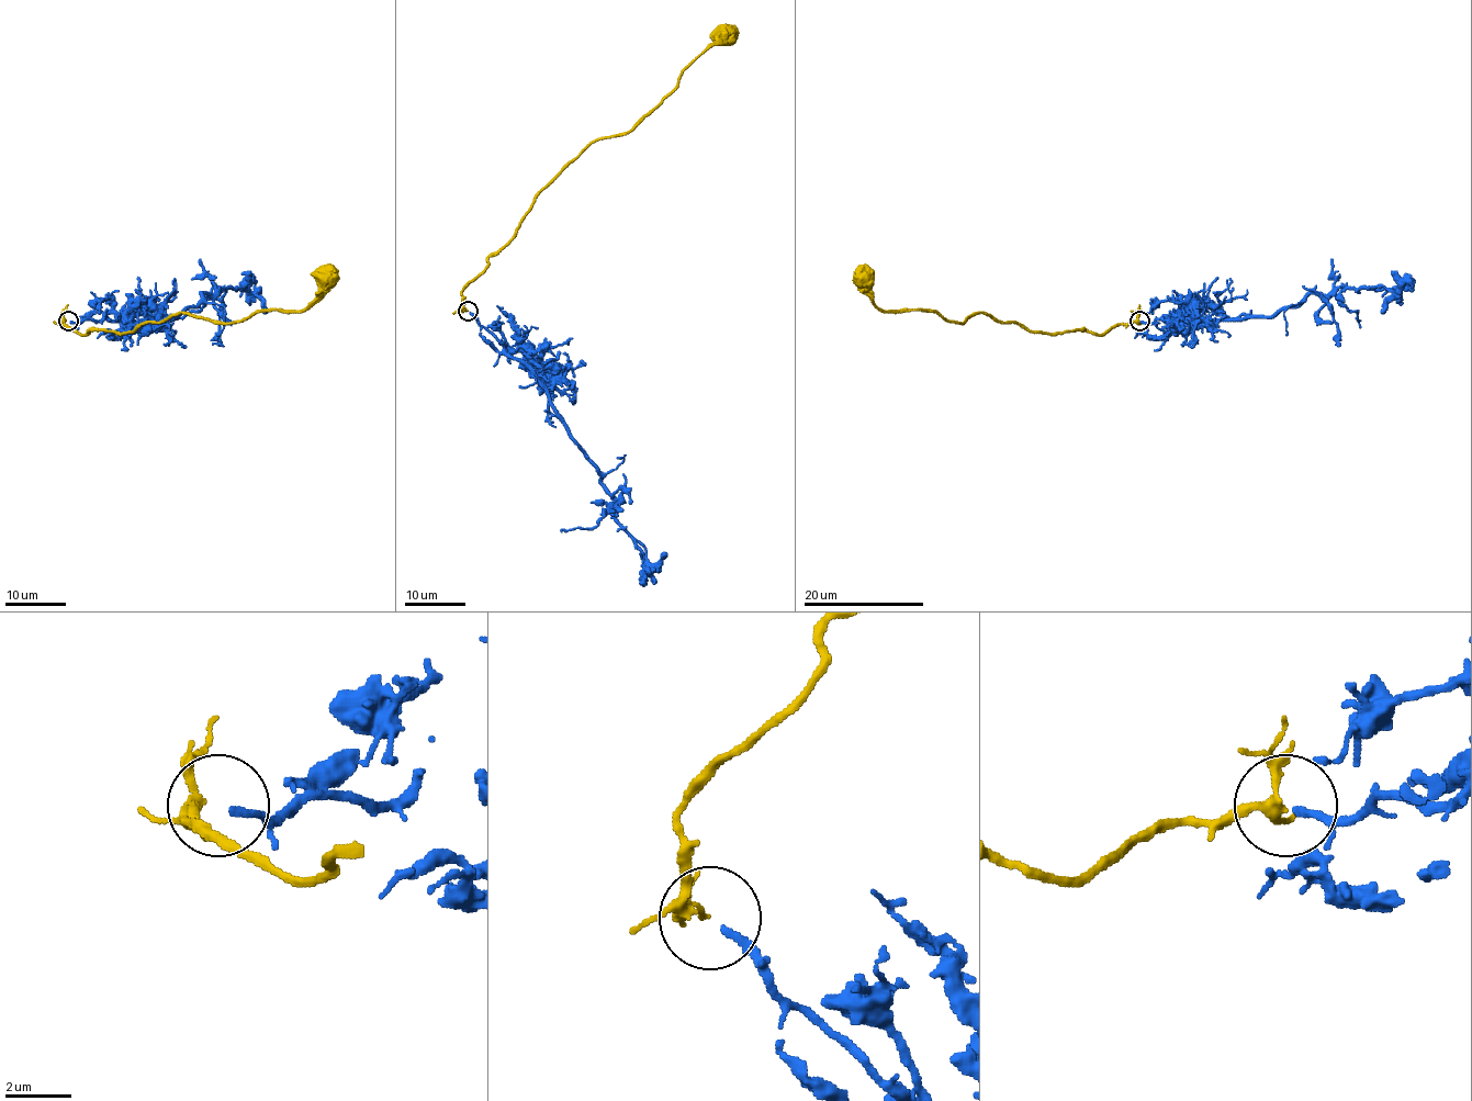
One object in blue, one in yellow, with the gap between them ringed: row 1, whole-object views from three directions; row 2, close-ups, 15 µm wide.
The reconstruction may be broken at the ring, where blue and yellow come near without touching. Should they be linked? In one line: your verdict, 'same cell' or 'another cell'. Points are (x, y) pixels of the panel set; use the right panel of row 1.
same cell

